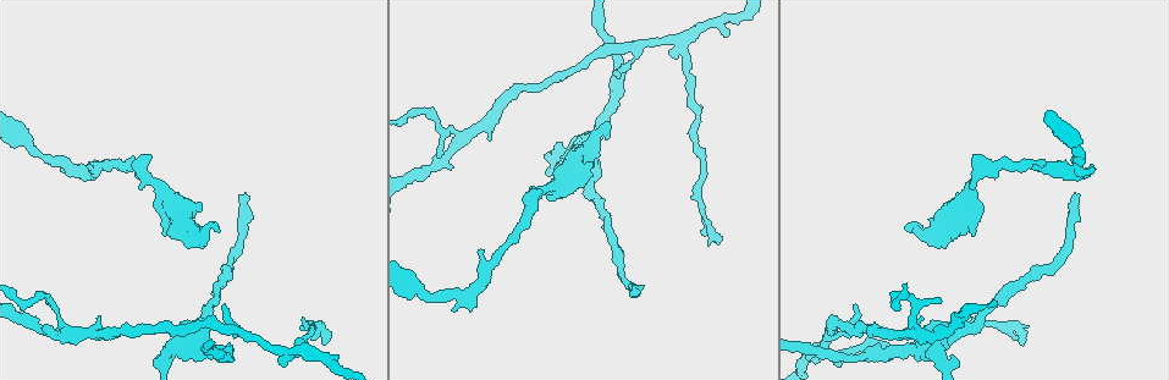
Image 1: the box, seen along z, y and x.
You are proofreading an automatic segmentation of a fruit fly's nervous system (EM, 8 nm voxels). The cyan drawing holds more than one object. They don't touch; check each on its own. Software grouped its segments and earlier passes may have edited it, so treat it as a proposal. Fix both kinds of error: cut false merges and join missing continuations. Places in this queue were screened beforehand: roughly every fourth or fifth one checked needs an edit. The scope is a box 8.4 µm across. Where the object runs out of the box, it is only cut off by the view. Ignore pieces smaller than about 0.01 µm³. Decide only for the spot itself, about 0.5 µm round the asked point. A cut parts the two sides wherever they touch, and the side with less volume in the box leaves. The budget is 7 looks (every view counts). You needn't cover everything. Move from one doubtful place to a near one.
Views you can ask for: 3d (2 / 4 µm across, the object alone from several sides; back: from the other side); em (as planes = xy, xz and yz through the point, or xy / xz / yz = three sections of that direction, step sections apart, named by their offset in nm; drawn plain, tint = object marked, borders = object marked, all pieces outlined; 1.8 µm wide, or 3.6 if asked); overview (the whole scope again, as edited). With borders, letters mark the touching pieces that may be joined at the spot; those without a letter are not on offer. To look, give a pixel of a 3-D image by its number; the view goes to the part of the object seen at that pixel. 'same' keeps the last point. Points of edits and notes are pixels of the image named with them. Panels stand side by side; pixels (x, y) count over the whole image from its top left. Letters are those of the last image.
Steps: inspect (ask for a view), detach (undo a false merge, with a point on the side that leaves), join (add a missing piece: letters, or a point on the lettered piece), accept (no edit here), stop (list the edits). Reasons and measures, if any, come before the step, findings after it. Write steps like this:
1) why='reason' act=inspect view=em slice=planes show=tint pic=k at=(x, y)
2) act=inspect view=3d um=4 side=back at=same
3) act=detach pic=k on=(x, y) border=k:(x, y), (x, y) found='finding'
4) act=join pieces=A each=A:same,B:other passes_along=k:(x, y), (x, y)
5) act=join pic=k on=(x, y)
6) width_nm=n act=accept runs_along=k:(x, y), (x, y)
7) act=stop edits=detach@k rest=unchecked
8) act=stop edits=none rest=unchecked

act=inspect view=3d um=4 pic=1 at=(635, 47)

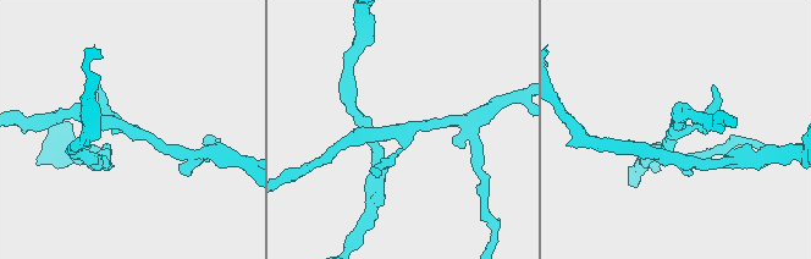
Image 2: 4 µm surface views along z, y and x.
act=inspect view=em slice=yz step=4 show=tint pic=2 at=(400, 131)

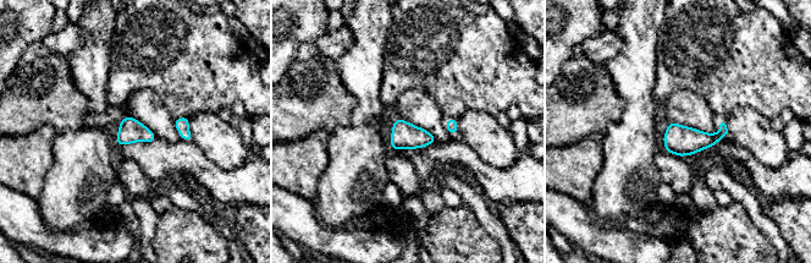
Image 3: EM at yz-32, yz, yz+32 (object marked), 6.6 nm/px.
act=inspect view=em slice=planes show=borders at=same

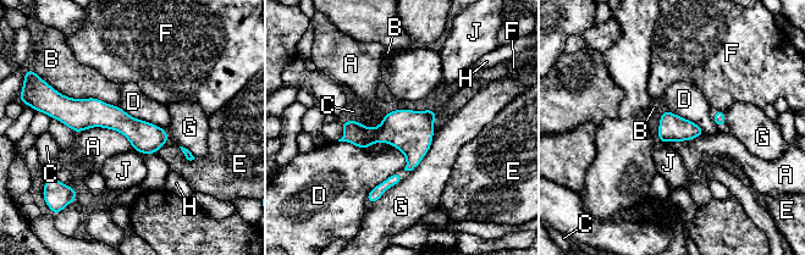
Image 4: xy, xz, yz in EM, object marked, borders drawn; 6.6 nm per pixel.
act=accept each=A:other,B:other,C:other,D:other,E:other,F:other,G:other,H:other,J:other runs_along=4:(56, 114), (111, 116), (164, 138) found='continuous, no second neuron'

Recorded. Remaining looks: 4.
why='free end' act=inspect view=3d um=2 pic=1 at=(243, 194)

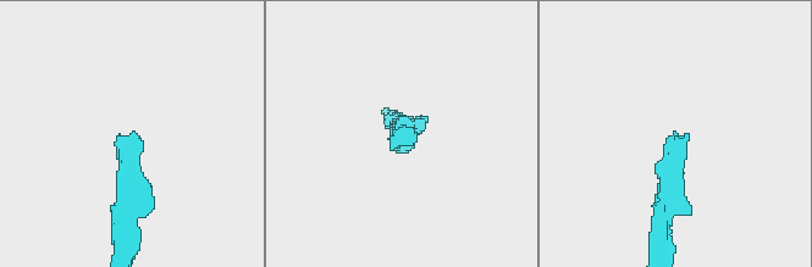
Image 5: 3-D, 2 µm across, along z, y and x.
act=inspect view=em slice=planes show=borders pic=5 at=(410, 144)

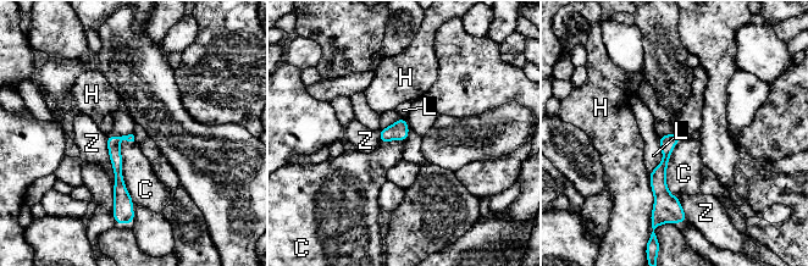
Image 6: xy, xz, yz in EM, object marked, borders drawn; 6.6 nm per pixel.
longest_contact=C:420nm act=accept each=C:other,H:other,L:other,Z:other runs_along=6:(673, 136), (660, 170), (671, 210) found='none of them fits'

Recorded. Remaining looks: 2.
why='long arm stops here' act=inspect view=em um=3.6 slice=yz step=16 show=plain pic=1 at=(715, 238)

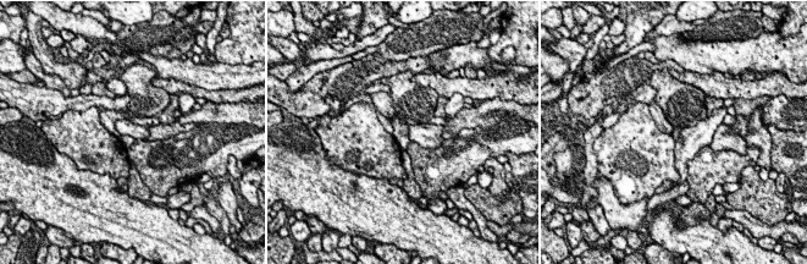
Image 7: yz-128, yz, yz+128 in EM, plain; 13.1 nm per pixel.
why='see the neighbours' act=inspect view=em um=3.6 slice=yz step=16 show=borders at=same

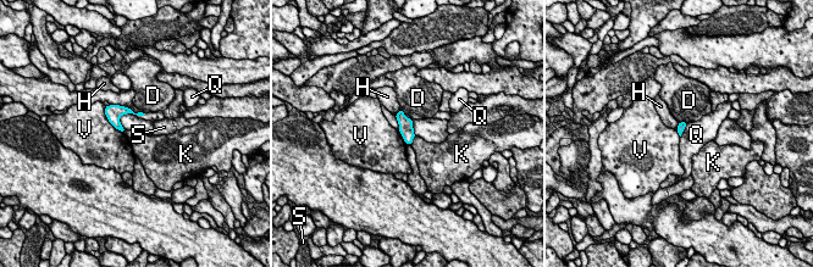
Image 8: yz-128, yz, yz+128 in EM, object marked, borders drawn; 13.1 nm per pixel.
width_nm=100 act=accept each=D:other,H:other,K:other,Q:other,S:other,V:other border=8:(415, 135), (410, 144) found='no lettered piece goes on from it'

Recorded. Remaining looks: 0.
act=stop edits=none rest=unchecked

